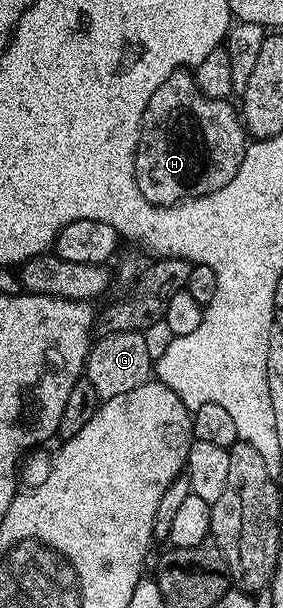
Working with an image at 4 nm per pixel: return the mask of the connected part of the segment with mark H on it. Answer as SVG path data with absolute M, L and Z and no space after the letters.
M174 71L169 77L163 77L159 85L154 86L152 91L152 99L146 101L144 107L144 115L140 118L140 128L138 130L138 150L132 159L132 172L136 175L136 183L138 184L138 195L143 197L147 205L179 205L182 201L188 201L191 197L203 197L212 191L220 191L220 187L224 187L231 179L238 174L240 167L244 163L244 155L248 144L248 134L246 126L242 123L239 110L230 106L229 100L221 101L220 99L212 99L208 95L204 95L198 90L198 84L194 81L193 72L190 71Z

